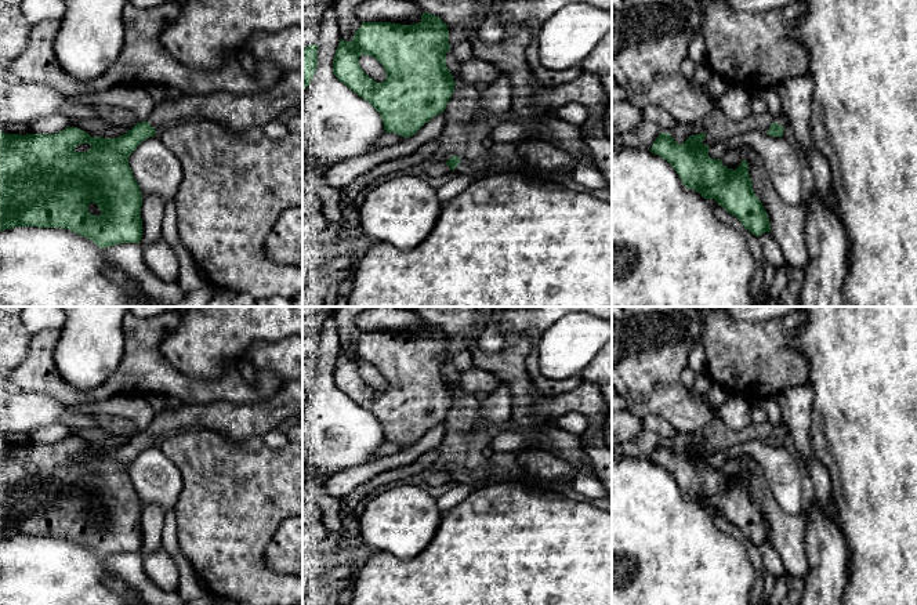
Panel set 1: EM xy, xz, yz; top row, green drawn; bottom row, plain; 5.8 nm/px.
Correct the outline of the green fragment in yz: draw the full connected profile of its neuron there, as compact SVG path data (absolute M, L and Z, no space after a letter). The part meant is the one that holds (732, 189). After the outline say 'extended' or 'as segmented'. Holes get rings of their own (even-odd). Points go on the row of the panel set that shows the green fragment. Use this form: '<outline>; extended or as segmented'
M660 133L649 151L666 159L686 188L714 199L753 235L771 232L768 214L753 191L747 162L742 160L736 170L728 169L721 159L708 156L710 146L702 144L704 138L700 133L678 144L670 133Z; as segmented

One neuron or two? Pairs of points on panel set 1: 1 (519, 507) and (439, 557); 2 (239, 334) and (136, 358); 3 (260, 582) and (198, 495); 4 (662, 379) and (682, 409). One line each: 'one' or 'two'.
1: one
2: two
3: one
4: one

